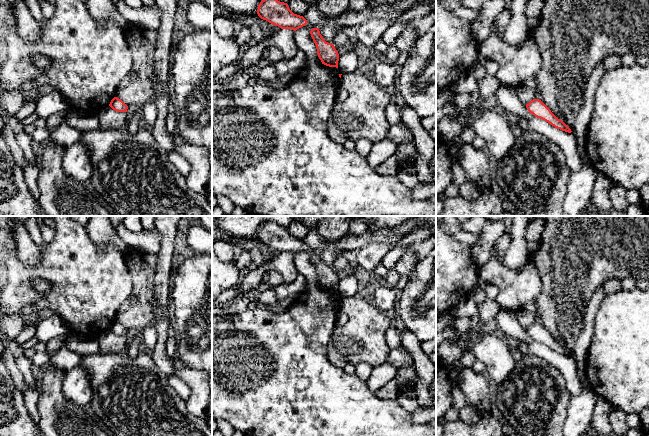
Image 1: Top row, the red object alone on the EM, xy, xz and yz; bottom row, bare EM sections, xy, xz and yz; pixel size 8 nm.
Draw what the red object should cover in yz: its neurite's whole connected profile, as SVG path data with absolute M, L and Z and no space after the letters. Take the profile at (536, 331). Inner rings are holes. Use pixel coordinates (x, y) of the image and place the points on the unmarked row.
M533 323L526 328L528 335L535 341L540 342L557 353L571 357L571 353L560 343L558 343L551 334L539 323Z

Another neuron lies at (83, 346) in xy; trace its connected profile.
M64 336L64 346L69 350L82 355L93 355L101 352L97 339L81 338L78 336Z

